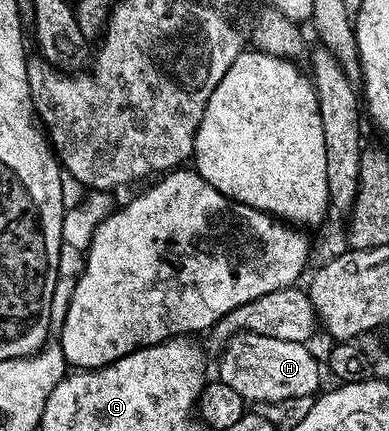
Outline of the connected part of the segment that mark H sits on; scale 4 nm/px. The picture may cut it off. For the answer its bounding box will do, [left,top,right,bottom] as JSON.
[217,331,323,403]

